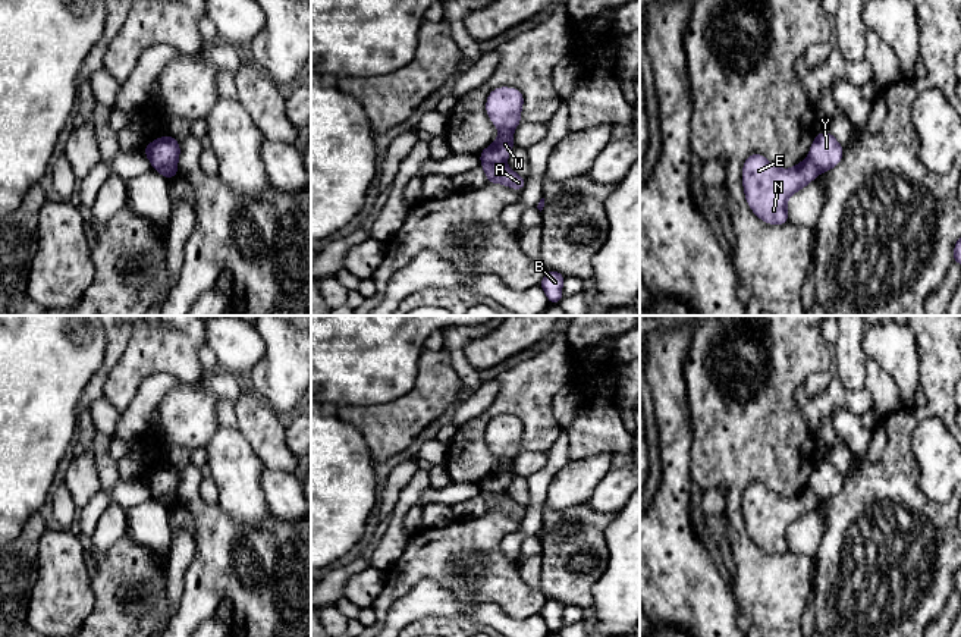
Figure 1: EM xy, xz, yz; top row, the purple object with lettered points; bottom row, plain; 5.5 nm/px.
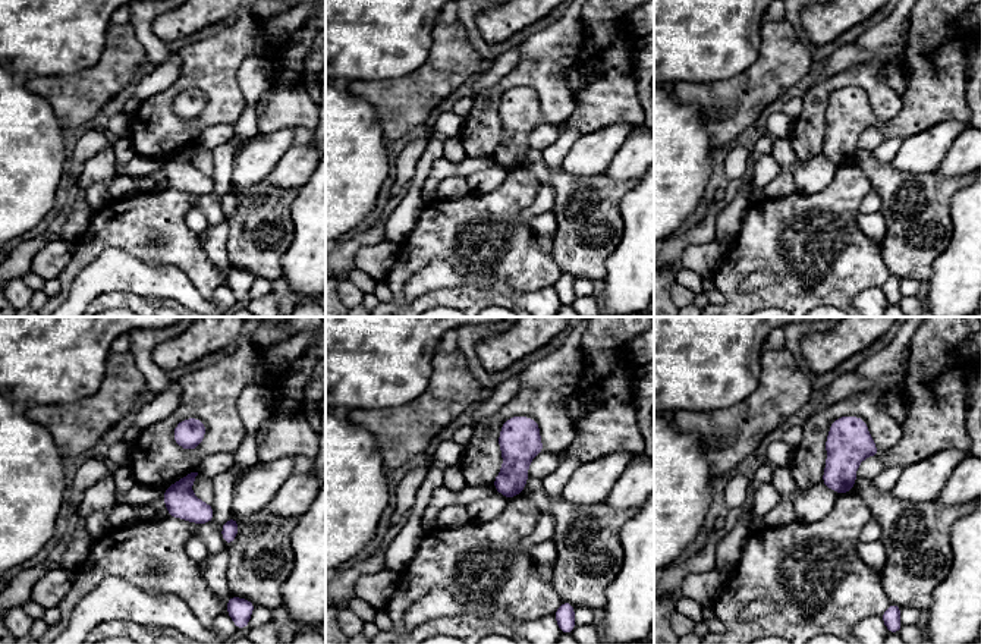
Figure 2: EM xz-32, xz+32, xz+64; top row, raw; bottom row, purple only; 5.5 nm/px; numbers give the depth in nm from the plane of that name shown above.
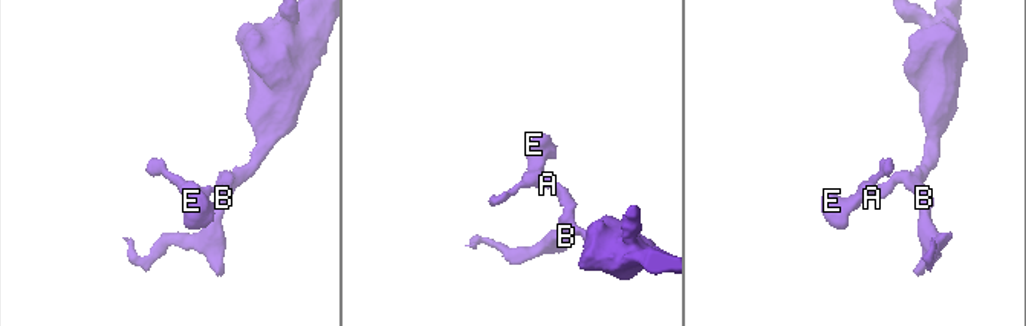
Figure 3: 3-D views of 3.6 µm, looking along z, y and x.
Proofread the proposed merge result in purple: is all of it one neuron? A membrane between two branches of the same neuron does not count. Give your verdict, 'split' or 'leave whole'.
split

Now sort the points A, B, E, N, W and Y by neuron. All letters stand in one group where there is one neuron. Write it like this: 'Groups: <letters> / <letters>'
Groups: A B Y / E N W

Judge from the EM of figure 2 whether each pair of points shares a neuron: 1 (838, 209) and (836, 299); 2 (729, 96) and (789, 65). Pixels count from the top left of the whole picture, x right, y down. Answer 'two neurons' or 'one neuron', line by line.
1: one neuron
2: one neuron

